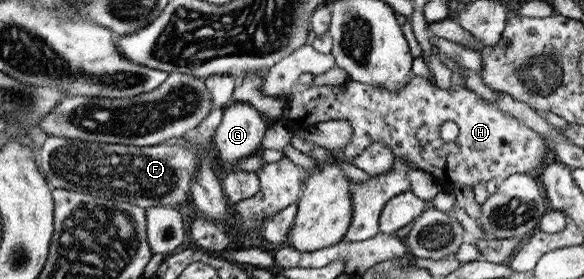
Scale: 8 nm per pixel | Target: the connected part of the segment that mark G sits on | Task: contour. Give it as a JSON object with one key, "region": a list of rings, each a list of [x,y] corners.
{"region":[[[233,102],[222,109],[221,121],[213,135],[213,151],[226,163],[234,166],[251,156],[260,146],[266,125],[256,109]]]}

